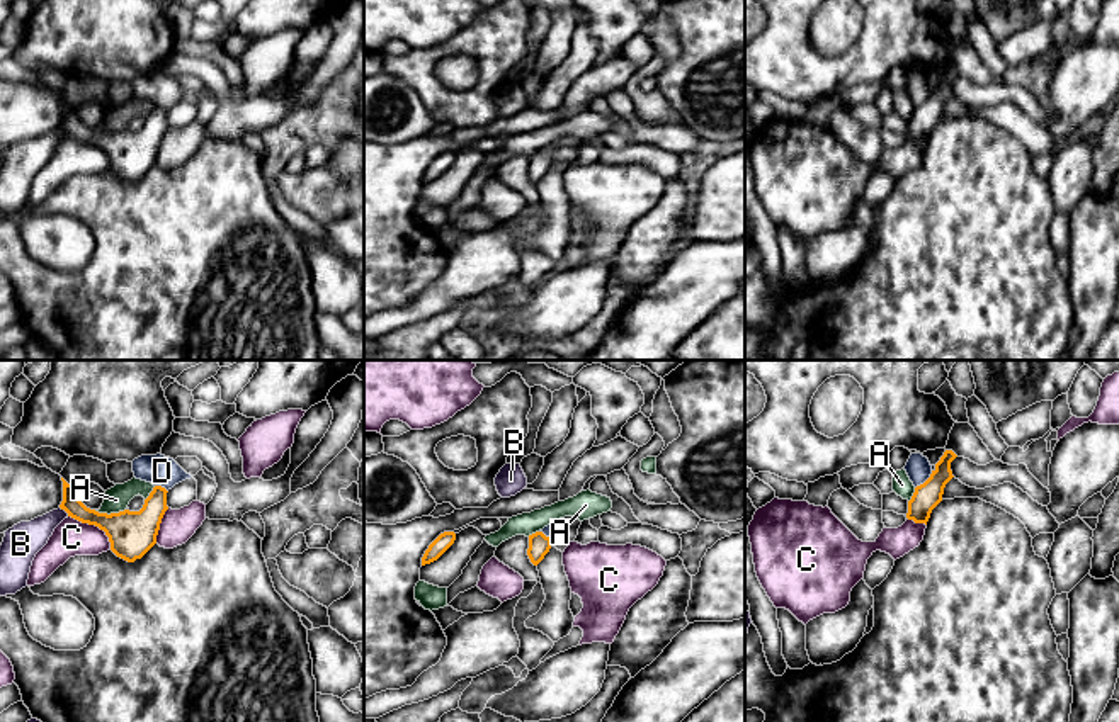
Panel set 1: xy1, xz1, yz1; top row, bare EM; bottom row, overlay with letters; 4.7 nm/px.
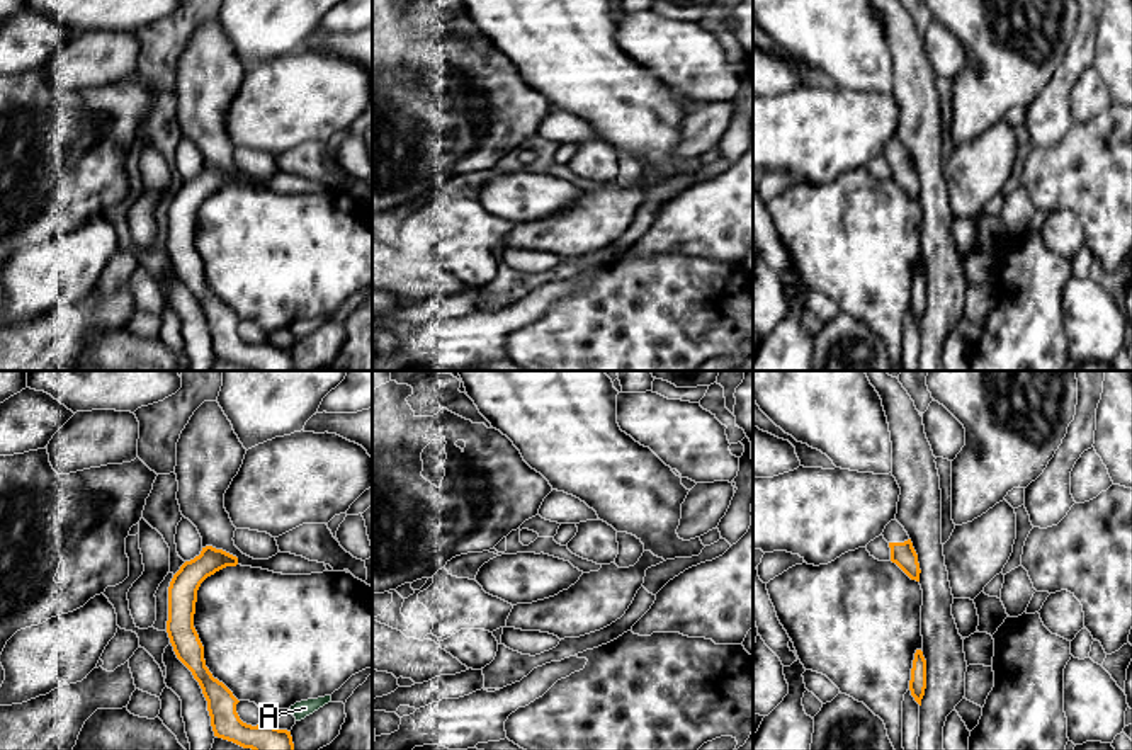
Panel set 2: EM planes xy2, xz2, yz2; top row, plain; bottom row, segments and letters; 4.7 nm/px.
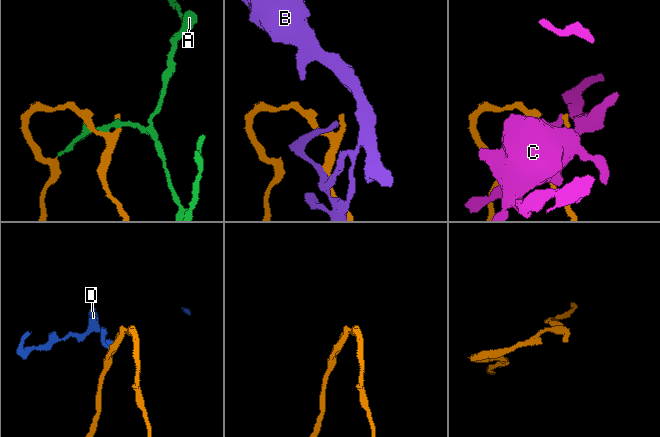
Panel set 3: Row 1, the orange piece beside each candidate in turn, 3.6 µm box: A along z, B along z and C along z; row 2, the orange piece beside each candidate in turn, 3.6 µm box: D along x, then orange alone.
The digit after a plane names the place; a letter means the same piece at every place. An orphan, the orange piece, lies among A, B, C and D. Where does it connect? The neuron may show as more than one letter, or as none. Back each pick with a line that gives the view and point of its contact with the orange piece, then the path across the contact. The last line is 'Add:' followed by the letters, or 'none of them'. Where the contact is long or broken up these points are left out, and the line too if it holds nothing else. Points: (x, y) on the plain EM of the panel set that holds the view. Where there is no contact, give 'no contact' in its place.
Add: none of them

